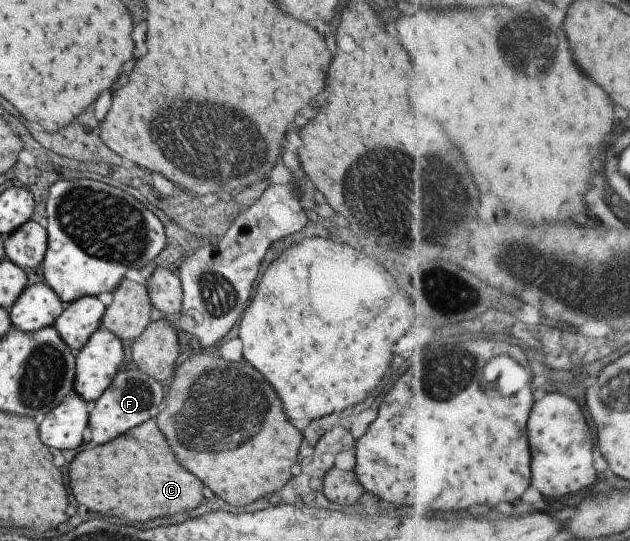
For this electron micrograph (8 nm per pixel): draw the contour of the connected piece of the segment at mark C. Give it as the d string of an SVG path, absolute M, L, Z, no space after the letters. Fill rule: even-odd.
M156 418L133 427L107 446L81 452L69 466L69 484L79 504L103 516L125 518L129 522L191 512L204 499L204 484L175 462Z

